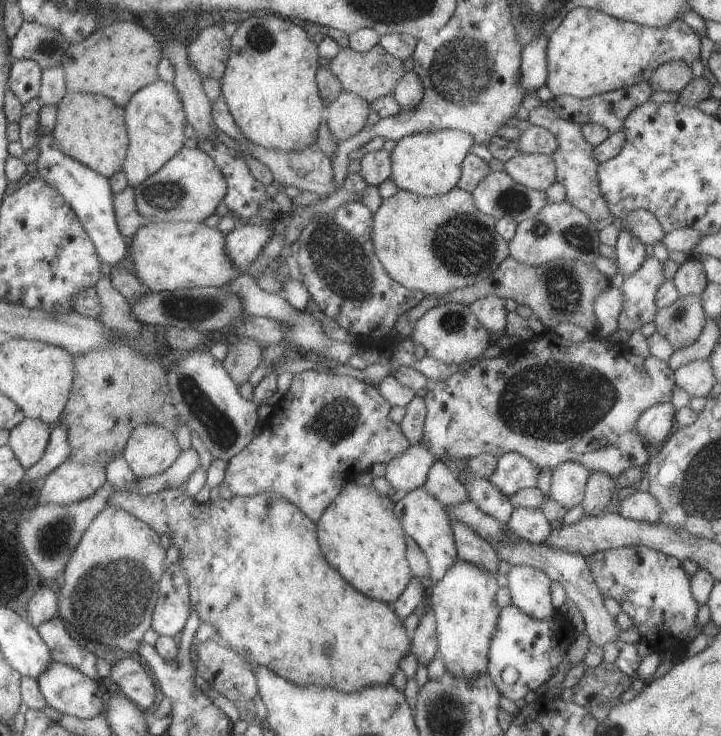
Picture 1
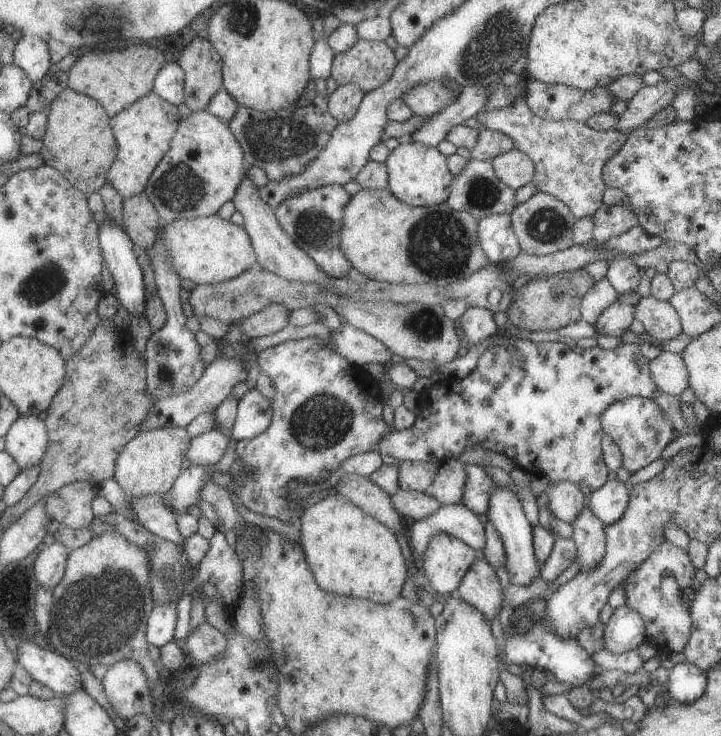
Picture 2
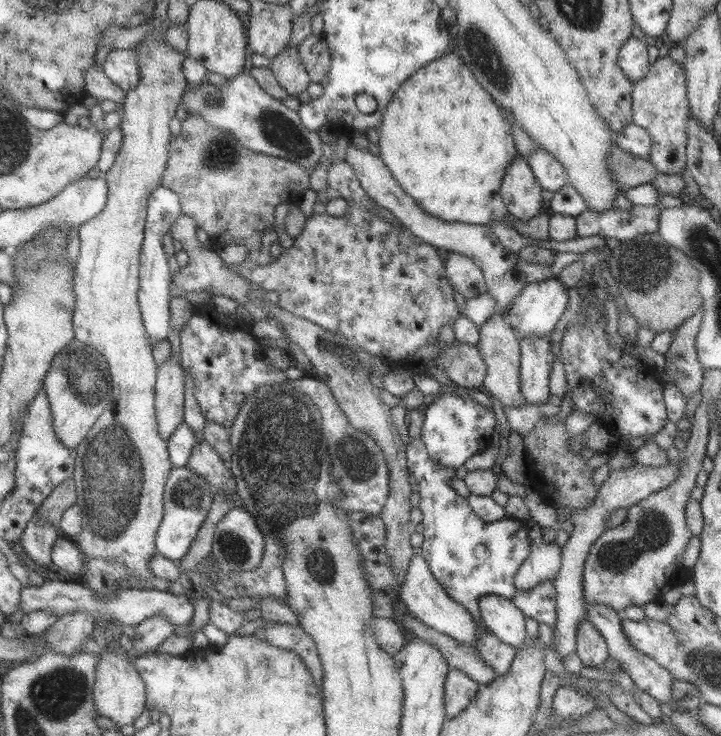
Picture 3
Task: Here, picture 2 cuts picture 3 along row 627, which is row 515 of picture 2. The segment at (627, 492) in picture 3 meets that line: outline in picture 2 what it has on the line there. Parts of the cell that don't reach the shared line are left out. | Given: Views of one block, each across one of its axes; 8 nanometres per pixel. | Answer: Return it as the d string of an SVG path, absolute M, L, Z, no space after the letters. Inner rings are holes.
M560 481L551 484L547 495L547 506L553 513L552 516L556 516L568 524L573 524L586 506L587 496L574 482Z

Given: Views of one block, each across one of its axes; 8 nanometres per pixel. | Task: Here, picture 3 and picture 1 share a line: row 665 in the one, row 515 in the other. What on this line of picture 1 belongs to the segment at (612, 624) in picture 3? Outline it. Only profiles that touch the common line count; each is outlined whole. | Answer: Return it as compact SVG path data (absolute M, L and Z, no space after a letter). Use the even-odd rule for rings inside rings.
M635 491L624 500L619 500L618 513L628 519L660 525L660 504L649 492Z

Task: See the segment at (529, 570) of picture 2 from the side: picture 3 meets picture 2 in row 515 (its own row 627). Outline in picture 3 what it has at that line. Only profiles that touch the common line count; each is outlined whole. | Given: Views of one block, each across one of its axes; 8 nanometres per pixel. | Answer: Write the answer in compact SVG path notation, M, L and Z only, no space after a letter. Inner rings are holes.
M488 595L479 599L479 612L487 630L502 642L519 648L526 632L524 615L508 598Z

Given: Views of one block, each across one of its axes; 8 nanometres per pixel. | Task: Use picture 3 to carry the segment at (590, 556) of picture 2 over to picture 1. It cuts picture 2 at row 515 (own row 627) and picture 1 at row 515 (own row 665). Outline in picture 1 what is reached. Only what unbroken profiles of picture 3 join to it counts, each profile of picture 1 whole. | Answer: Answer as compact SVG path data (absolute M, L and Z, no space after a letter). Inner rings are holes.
M604 472L590 473L586 483L584 500L584 517L598 517L607 513L607 506L611 504L612 495L617 488L617 482L612 476Z

